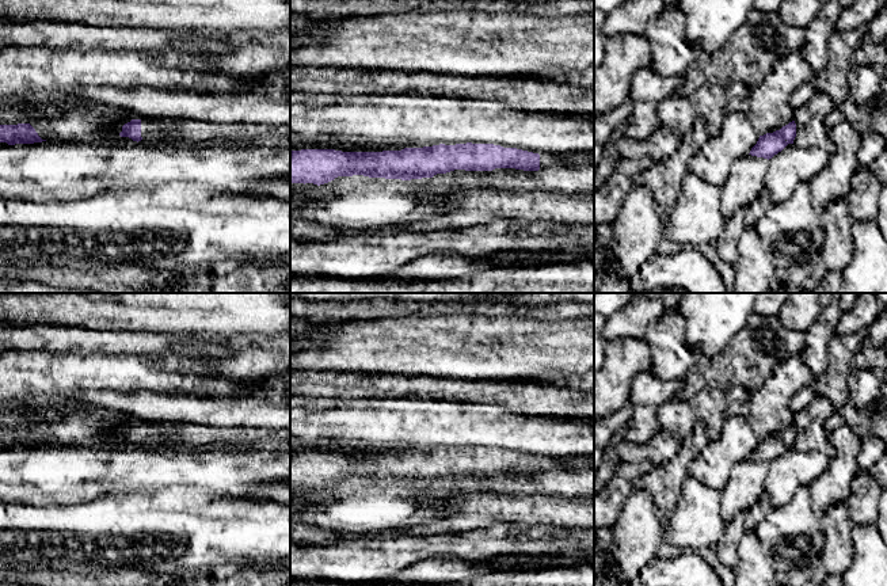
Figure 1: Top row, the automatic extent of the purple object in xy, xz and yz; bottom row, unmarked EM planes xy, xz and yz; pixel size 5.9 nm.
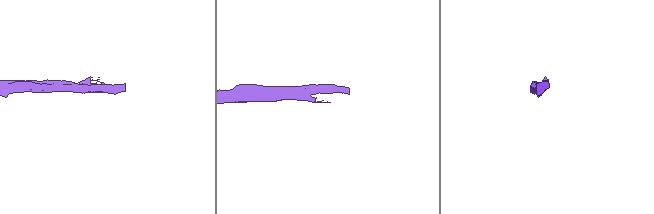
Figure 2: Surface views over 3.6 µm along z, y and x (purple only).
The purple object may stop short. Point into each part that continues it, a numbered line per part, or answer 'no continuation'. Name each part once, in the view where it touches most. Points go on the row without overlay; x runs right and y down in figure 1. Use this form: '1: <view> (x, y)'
1: xz (459, 476)

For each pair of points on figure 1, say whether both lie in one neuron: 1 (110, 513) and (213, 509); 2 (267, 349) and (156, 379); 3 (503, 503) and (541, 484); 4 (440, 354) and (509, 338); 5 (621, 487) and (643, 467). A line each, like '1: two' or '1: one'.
1: one
2: two
3: two
4: one
5: one

